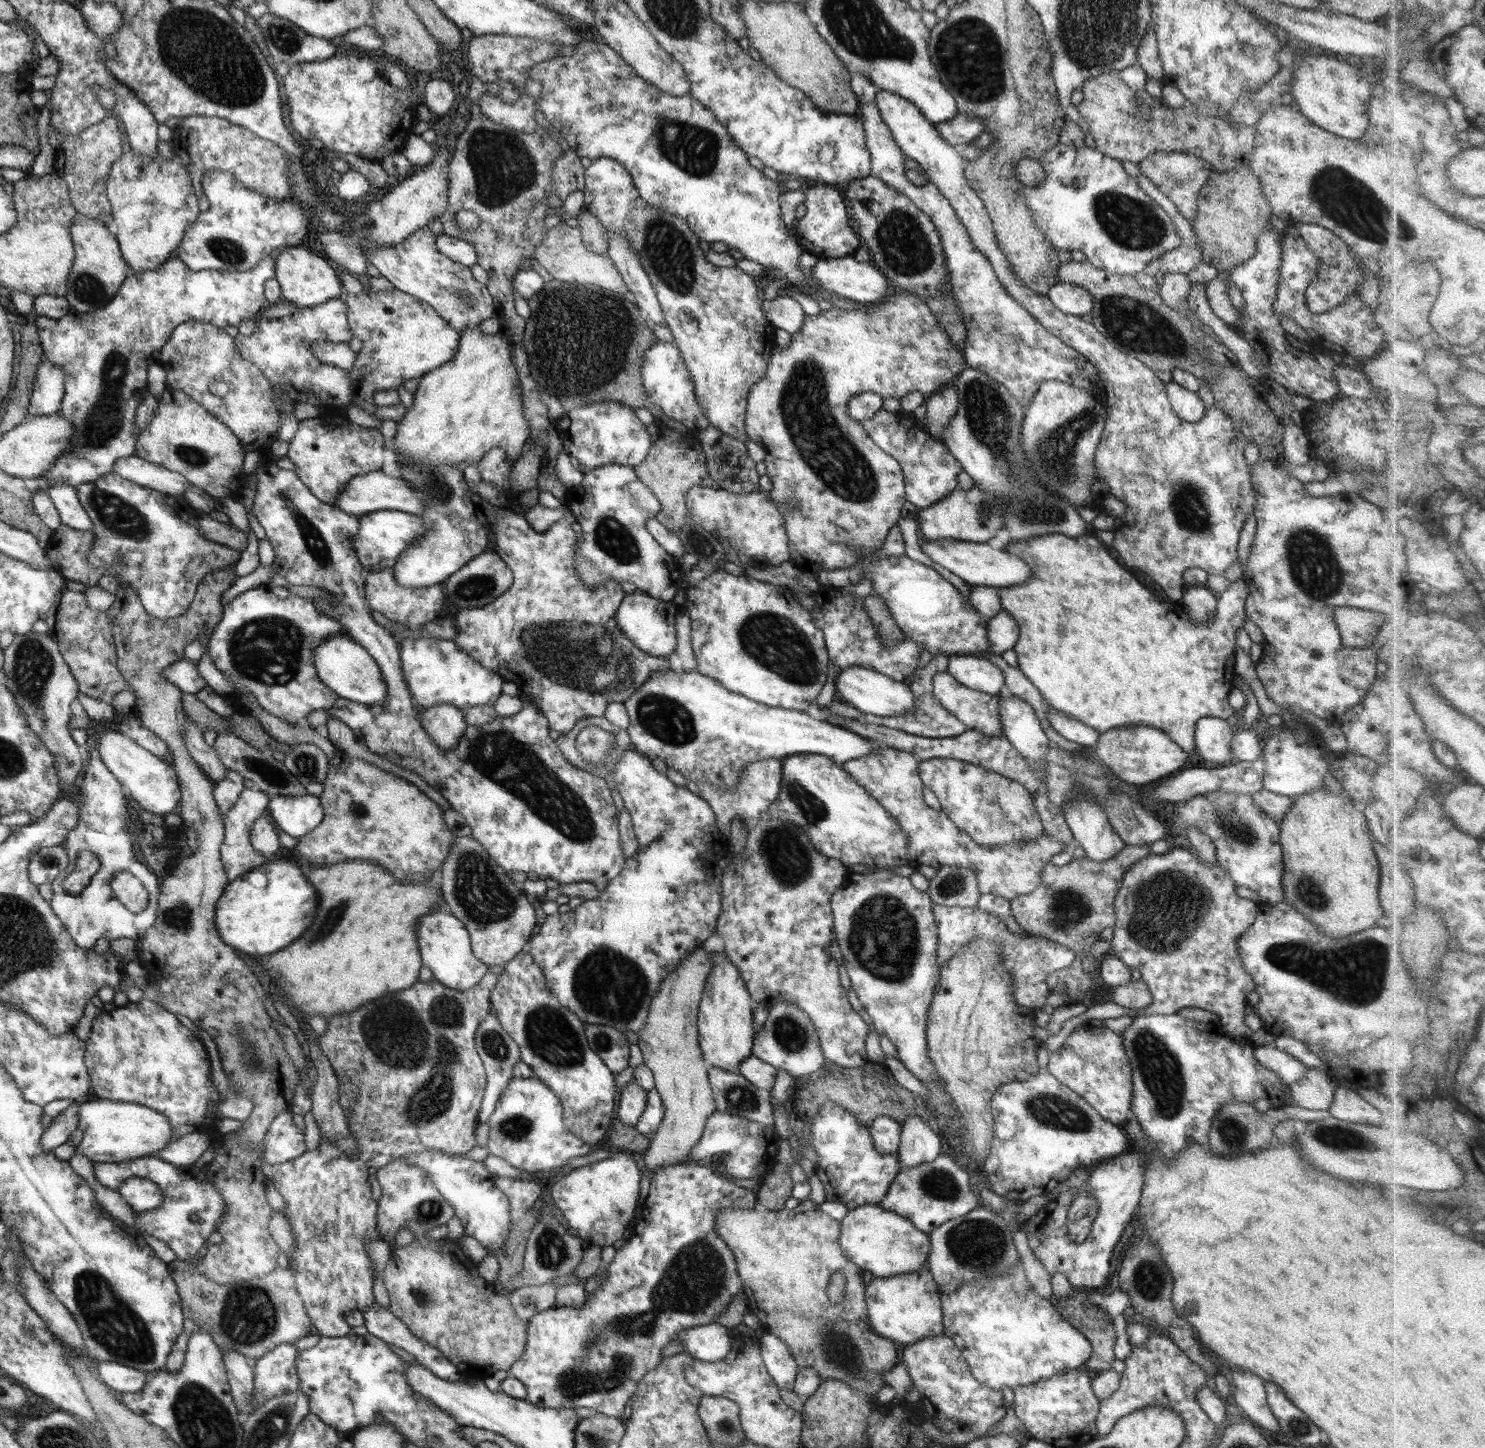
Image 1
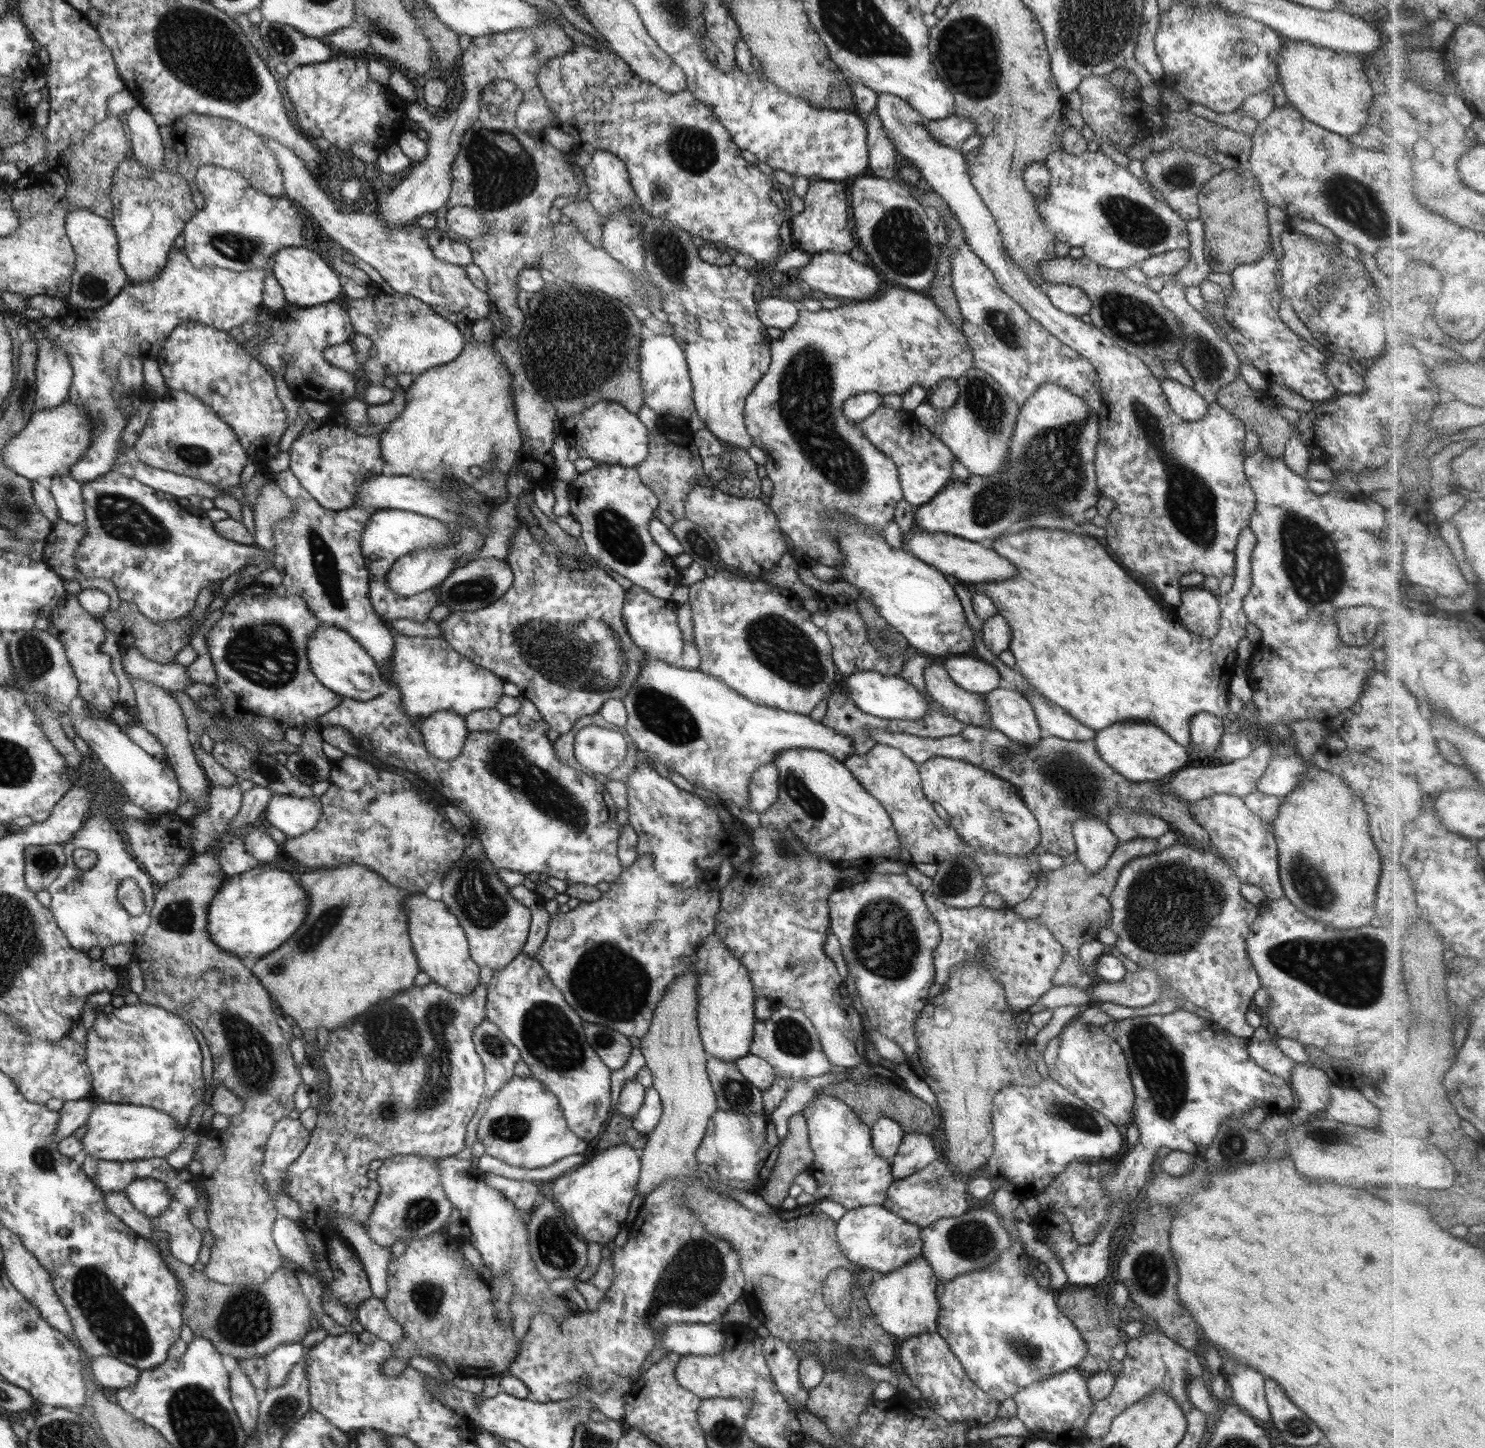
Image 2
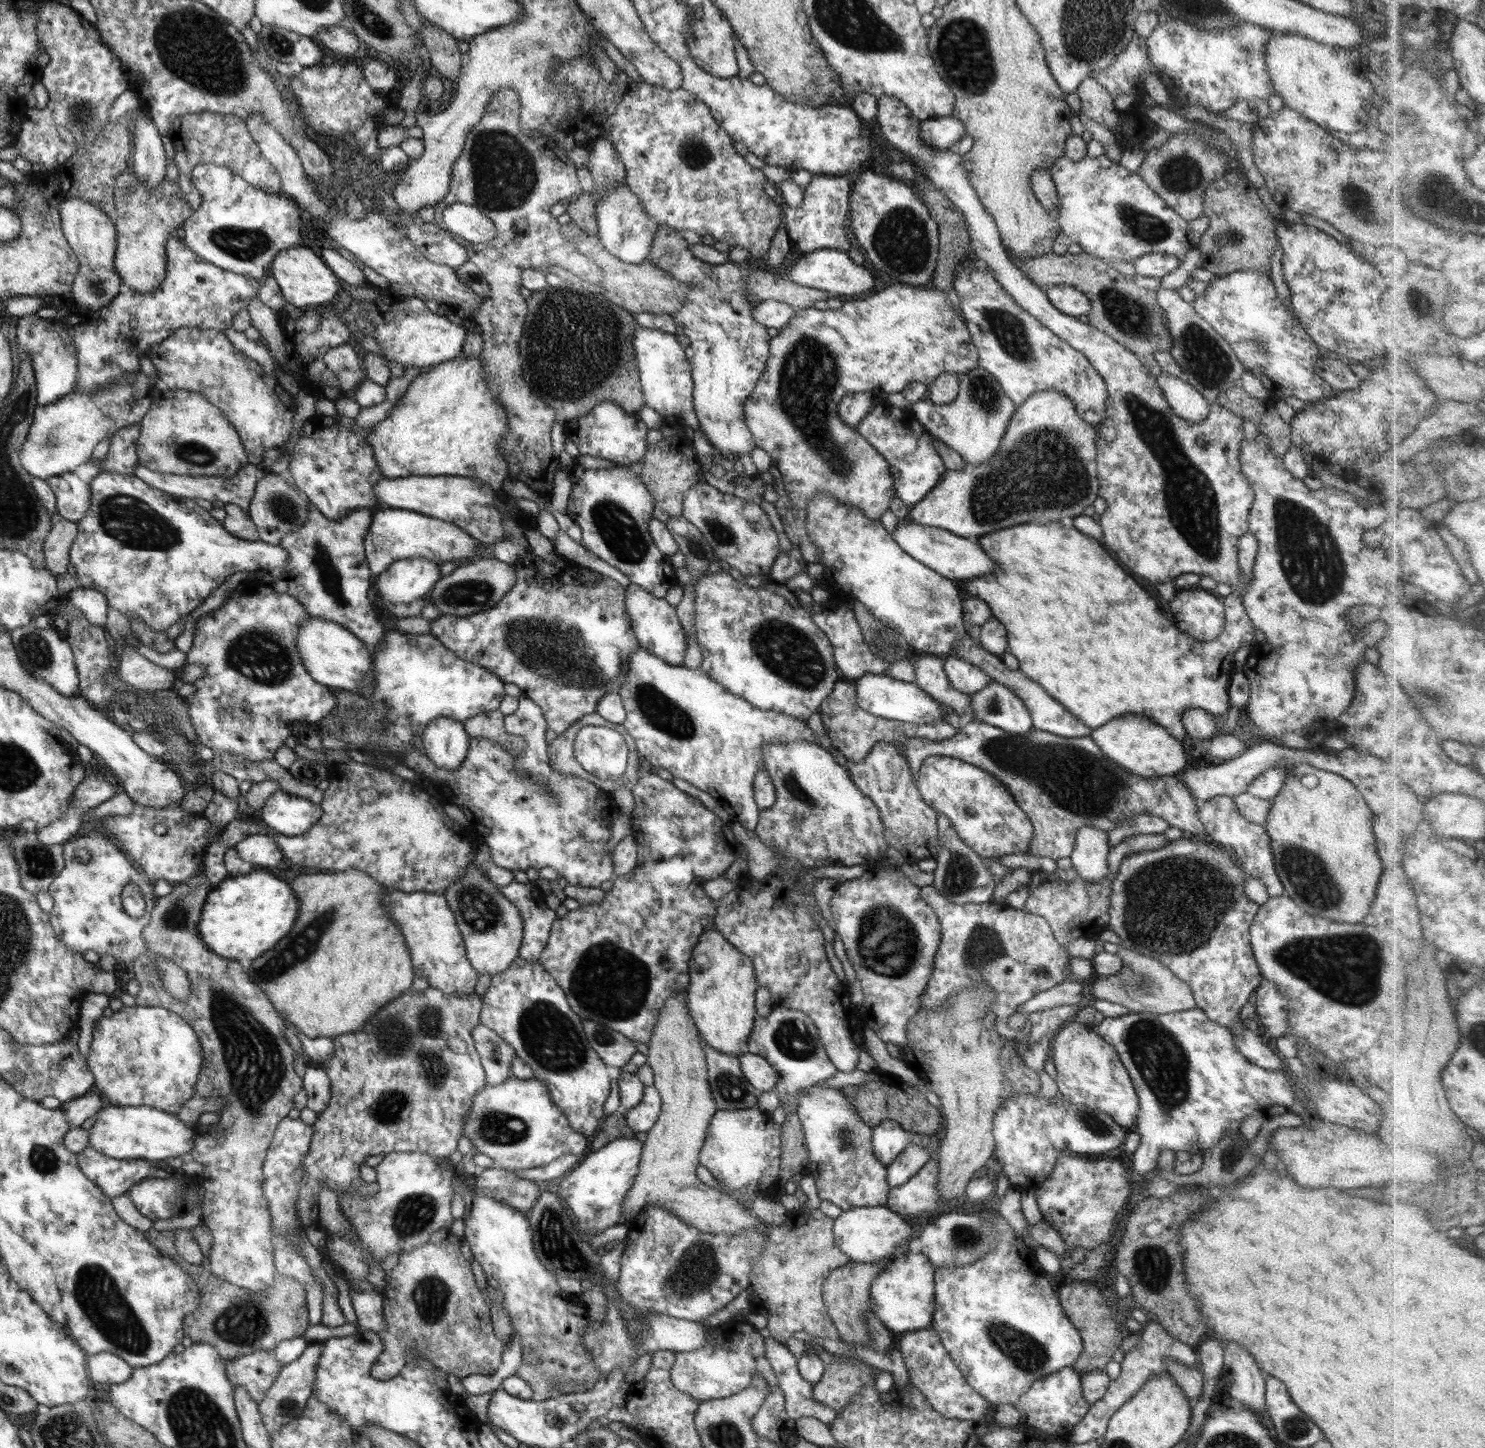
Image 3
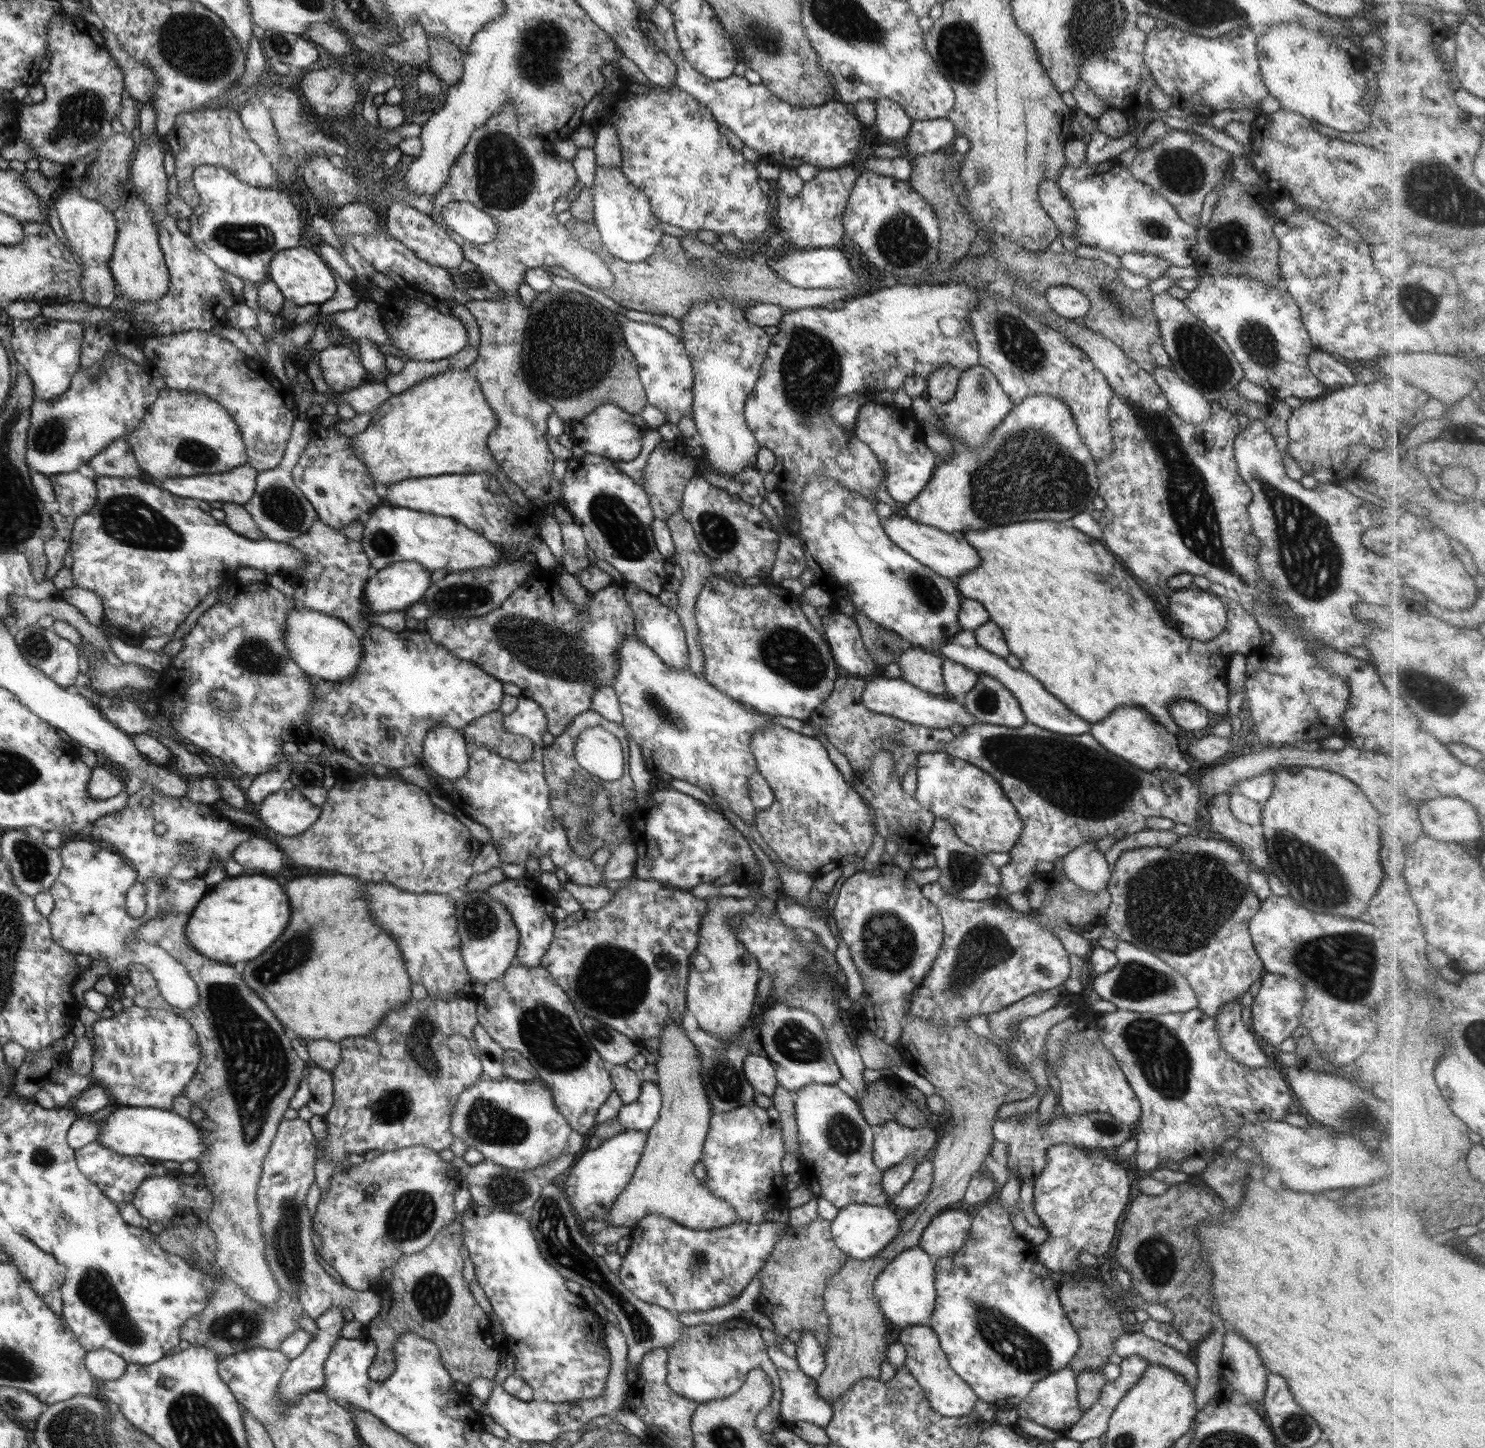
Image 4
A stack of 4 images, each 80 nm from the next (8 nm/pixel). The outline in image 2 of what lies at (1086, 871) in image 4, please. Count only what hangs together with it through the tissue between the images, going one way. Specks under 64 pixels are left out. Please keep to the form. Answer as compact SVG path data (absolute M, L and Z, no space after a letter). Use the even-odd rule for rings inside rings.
M1091 816L1074 822L1072 830L1077 860L1089 872L1098 872L1104 868L1120 844L1106 822Z

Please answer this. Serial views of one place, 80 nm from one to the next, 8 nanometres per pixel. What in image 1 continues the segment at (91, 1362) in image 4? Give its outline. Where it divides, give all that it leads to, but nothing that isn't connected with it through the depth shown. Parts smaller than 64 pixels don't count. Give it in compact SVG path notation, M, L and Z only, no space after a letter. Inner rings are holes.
M99 1361L96 1367L102 1382L109 1388L114 1388L119 1394L140 1392L148 1382L148 1374L141 1369L130 1368L129 1365L114 1361Z

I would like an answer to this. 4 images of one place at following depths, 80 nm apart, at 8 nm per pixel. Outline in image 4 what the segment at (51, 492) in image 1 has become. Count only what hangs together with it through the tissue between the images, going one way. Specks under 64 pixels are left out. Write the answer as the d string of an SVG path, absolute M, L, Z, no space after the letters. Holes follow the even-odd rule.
M78 471L51 475L49 478L59 502L58 512L66 518L88 514L96 506L98 493L94 479L86 478Z

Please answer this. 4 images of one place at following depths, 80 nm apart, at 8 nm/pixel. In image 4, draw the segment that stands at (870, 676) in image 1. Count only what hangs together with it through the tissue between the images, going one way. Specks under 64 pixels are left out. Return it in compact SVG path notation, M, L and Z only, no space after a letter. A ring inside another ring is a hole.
M877 677L869 679L868 684L859 690L859 699L871 711L885 714L888 718L899 718L920 727L950 728L953 724L961 724L964 728L978 722L974 715L968 712L962 701L955 698L936 696L923 692L904 679ZM973 720L976 720L973 723Z

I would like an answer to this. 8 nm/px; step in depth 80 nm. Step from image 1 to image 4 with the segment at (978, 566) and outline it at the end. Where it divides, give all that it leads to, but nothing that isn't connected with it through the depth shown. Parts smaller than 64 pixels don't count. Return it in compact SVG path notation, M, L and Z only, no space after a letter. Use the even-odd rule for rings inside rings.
M895 513L886 520L882 519L881 525L896 547L905 551L918 562L930 567L940 576L955 581L964 576L966 572L970 572L970 569L979 565L980 557L978 557L978 552L962 536L942 532L938 528L927 524L918 524L918 521L906 517L903 513Z

